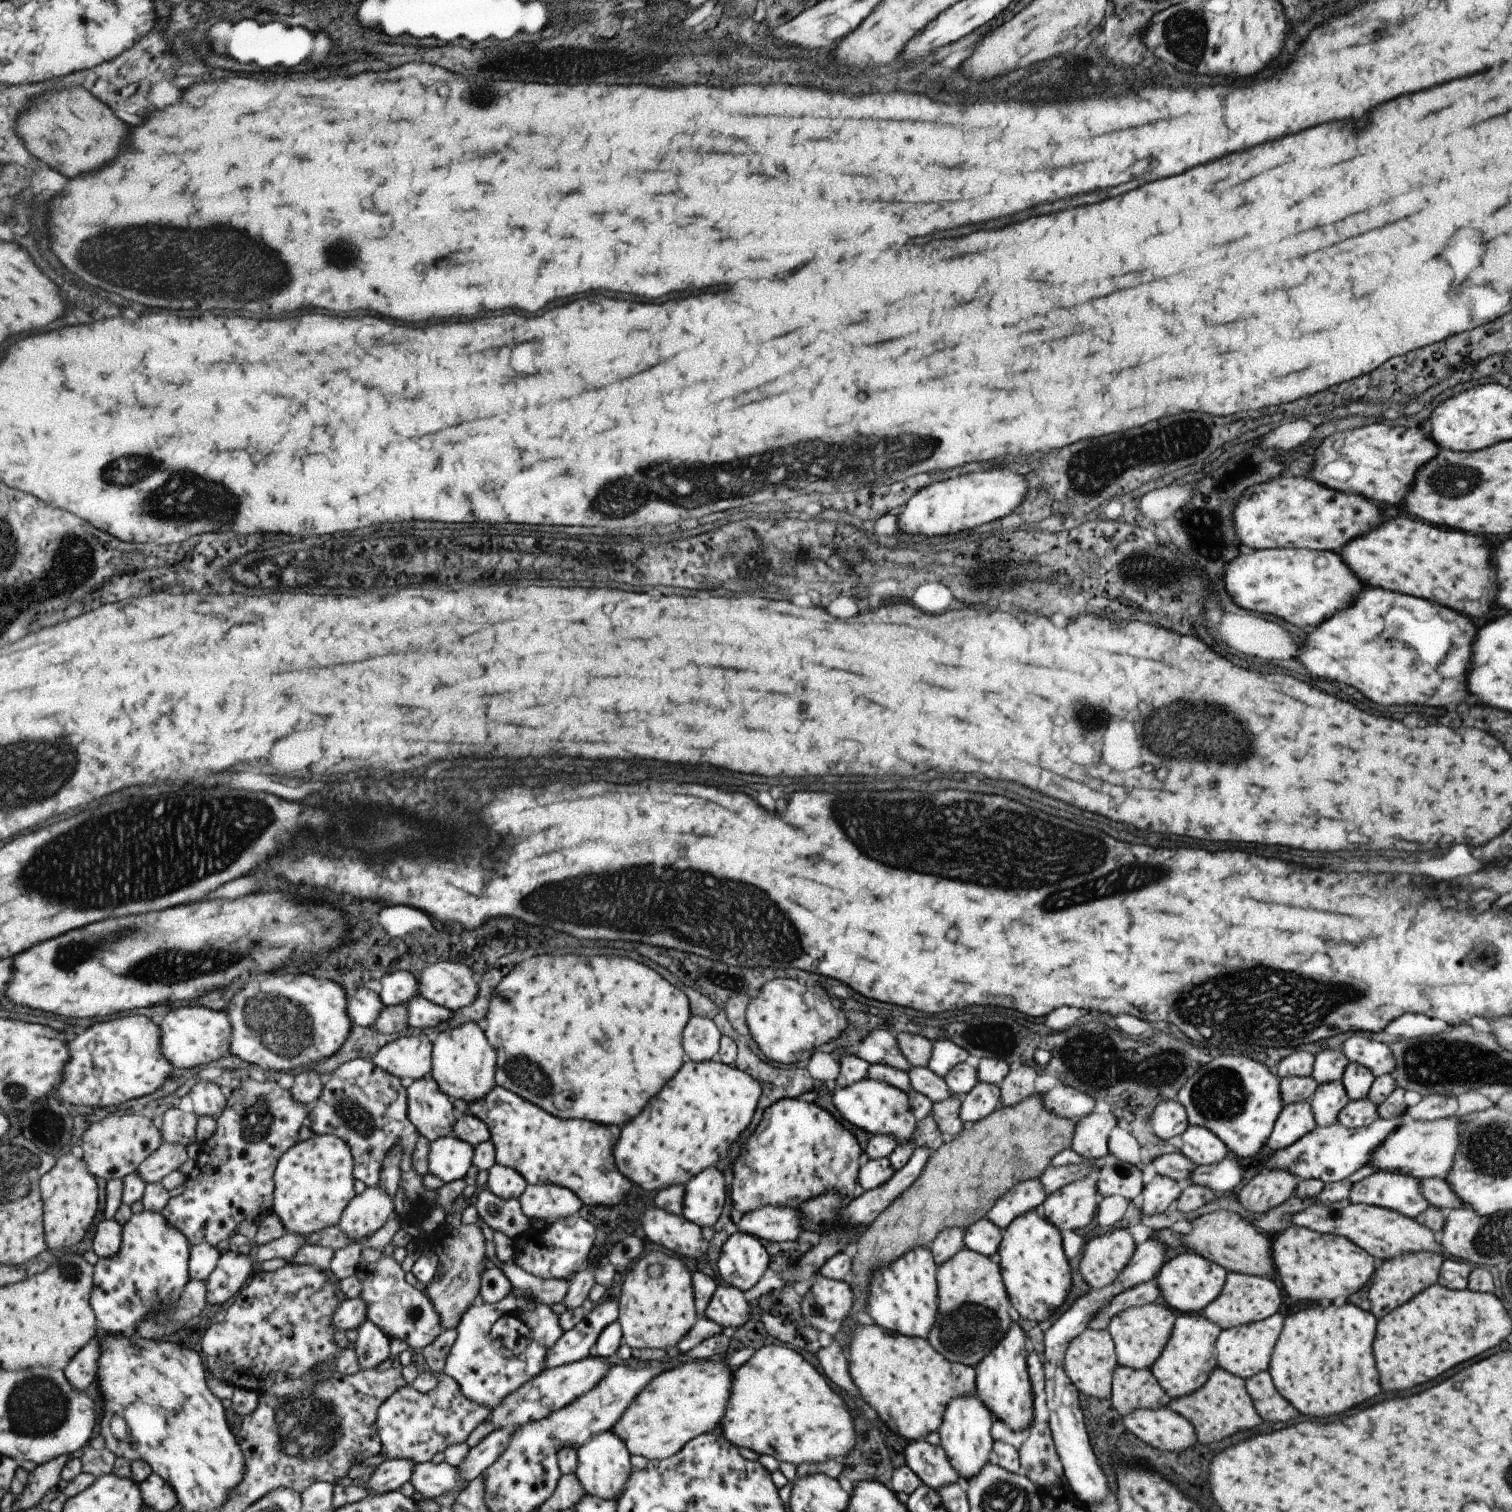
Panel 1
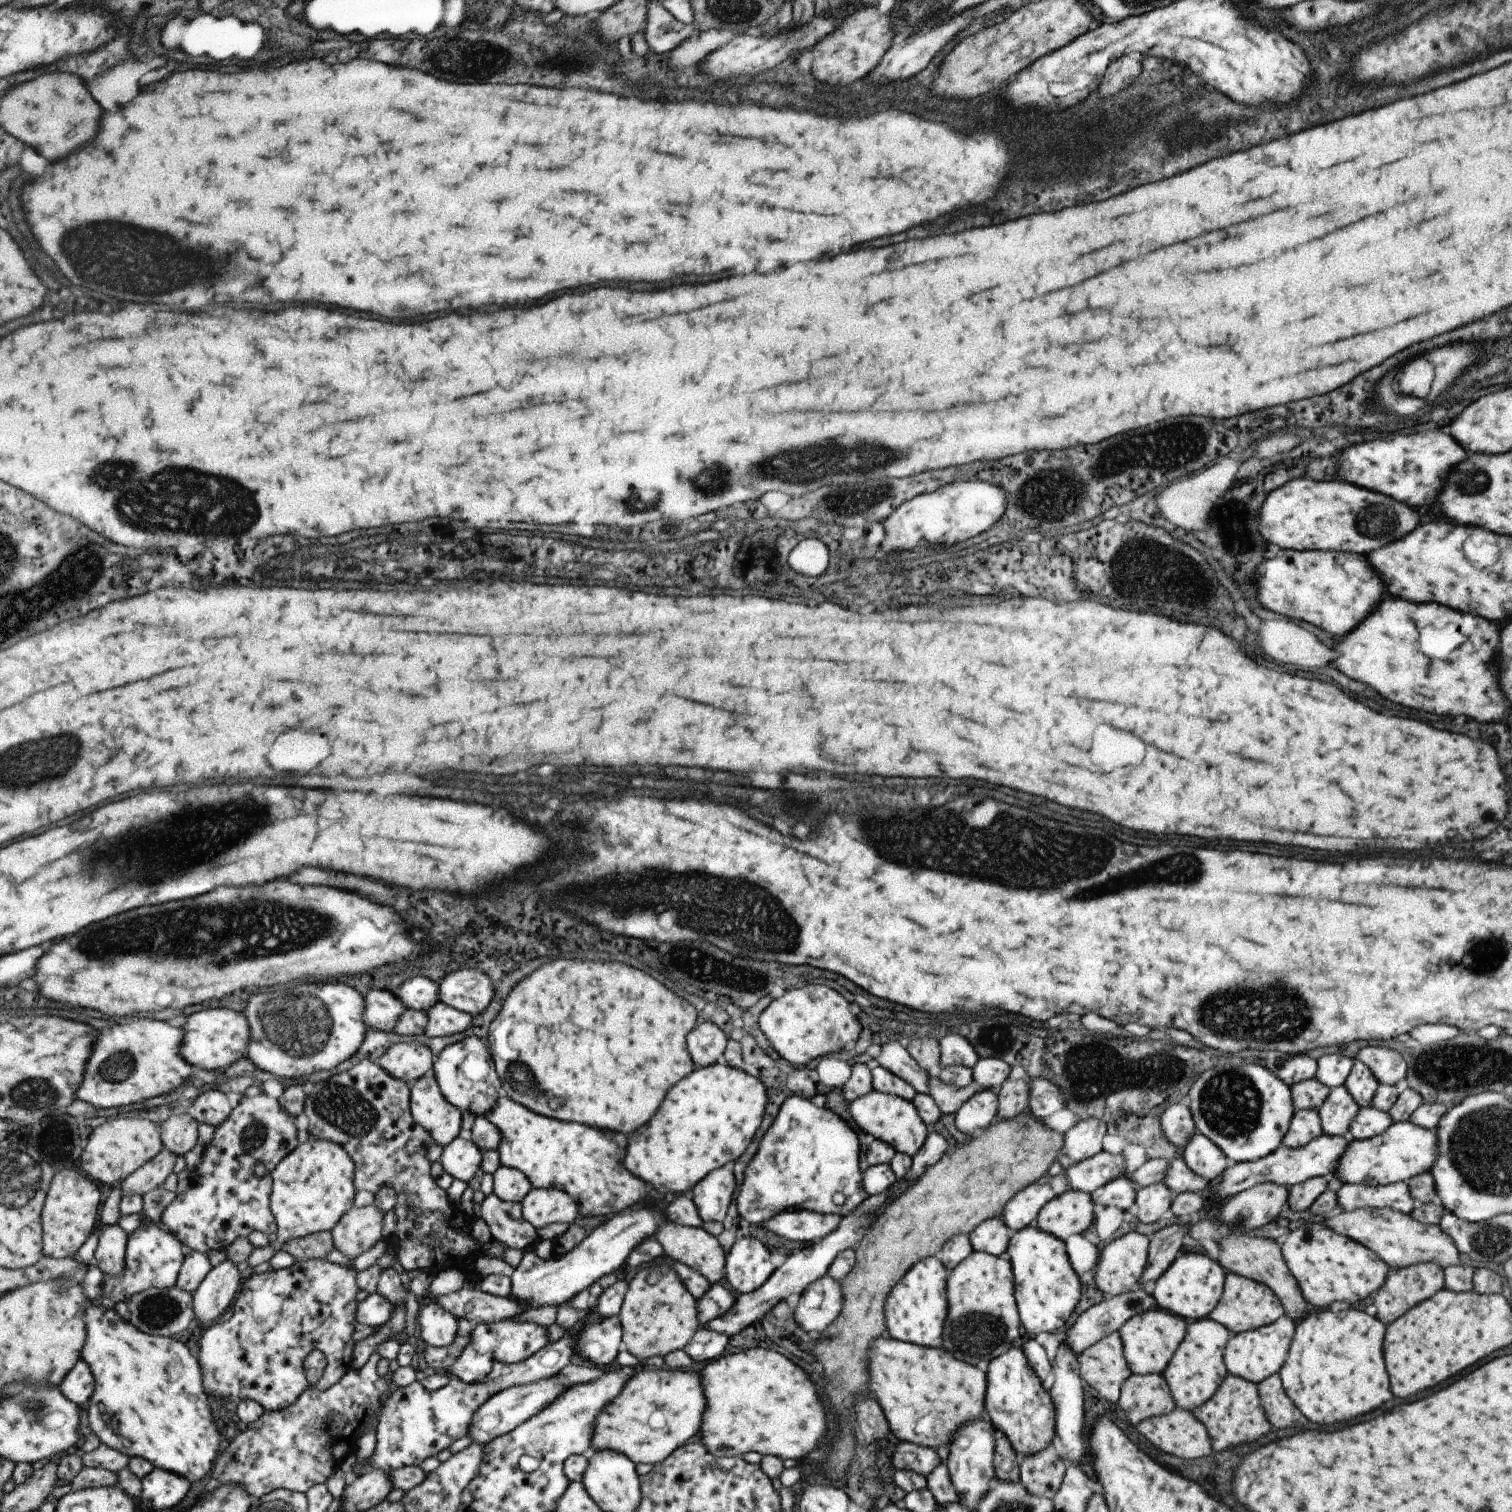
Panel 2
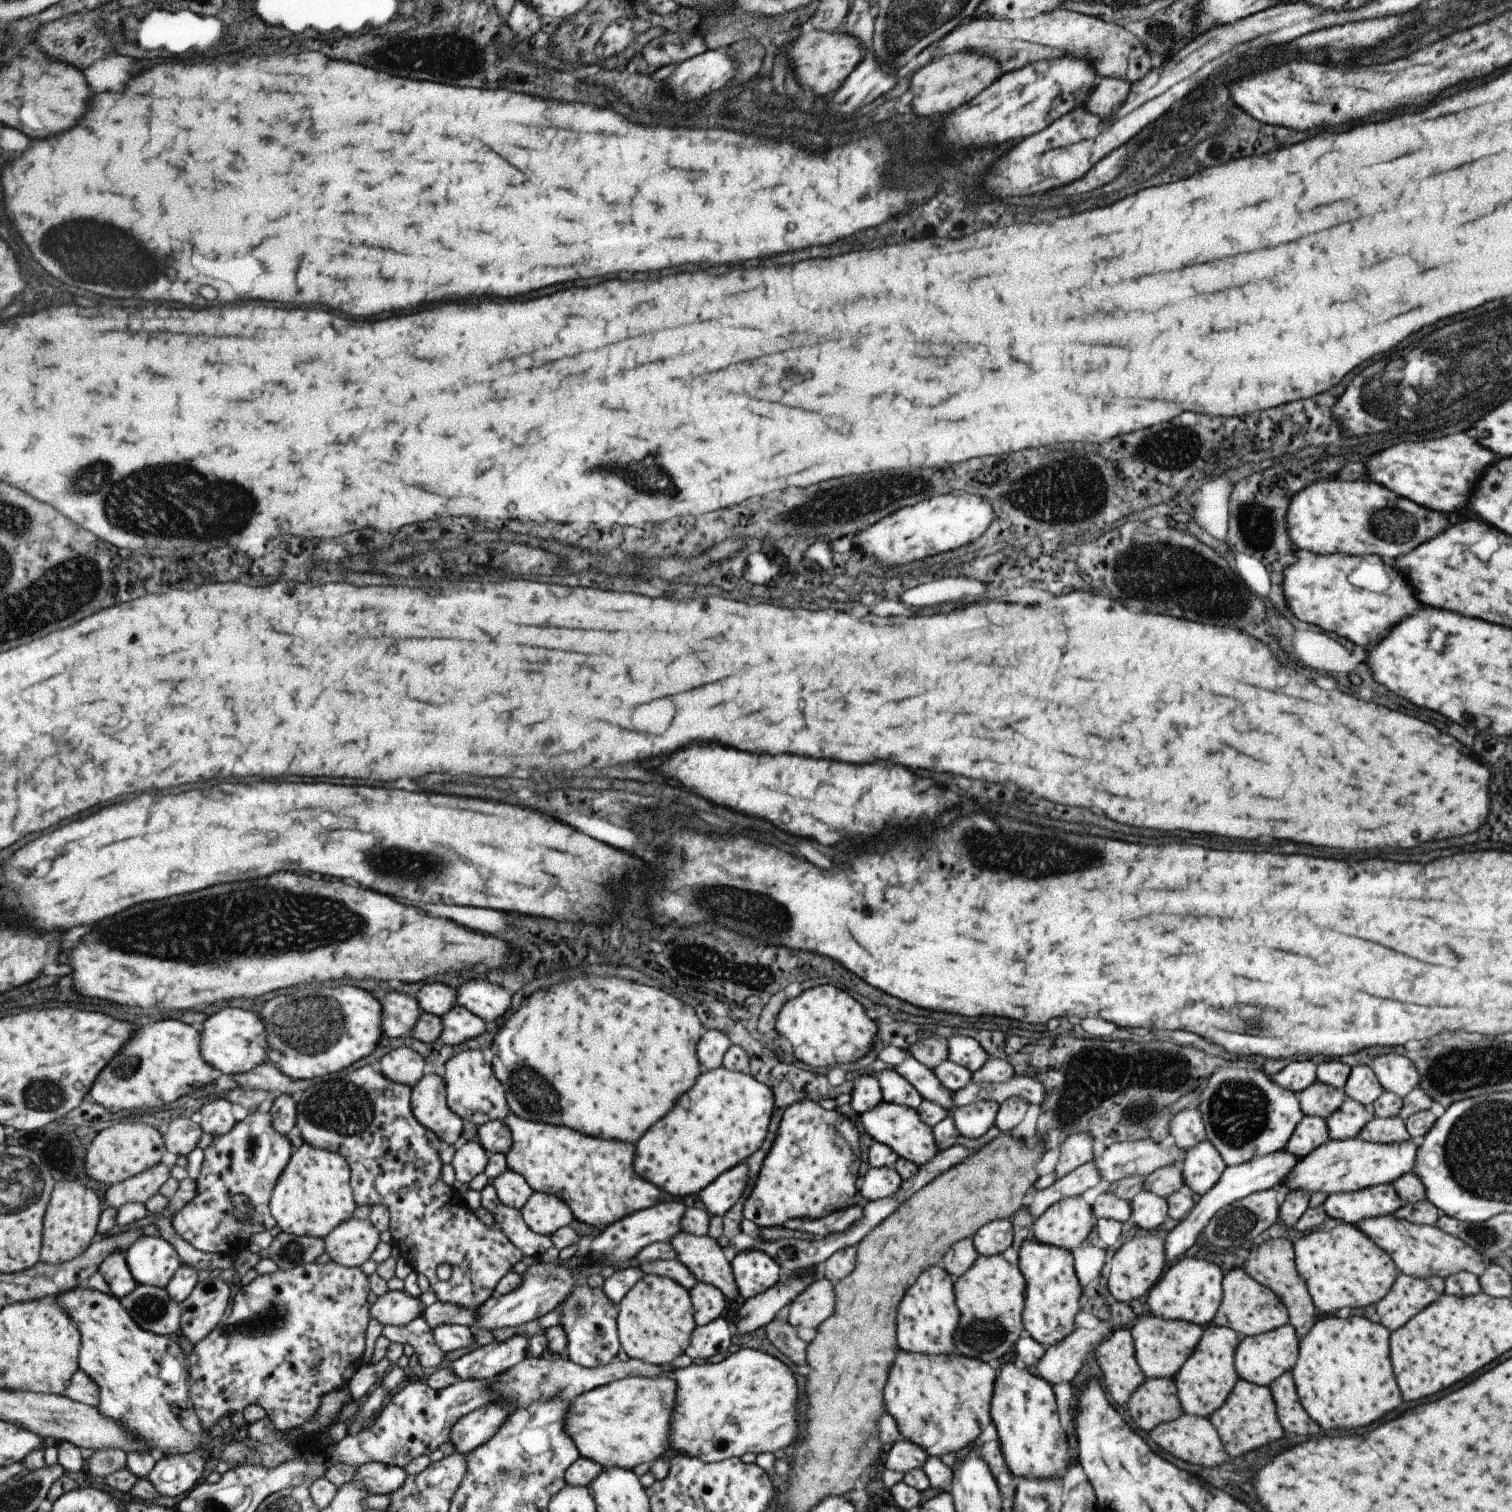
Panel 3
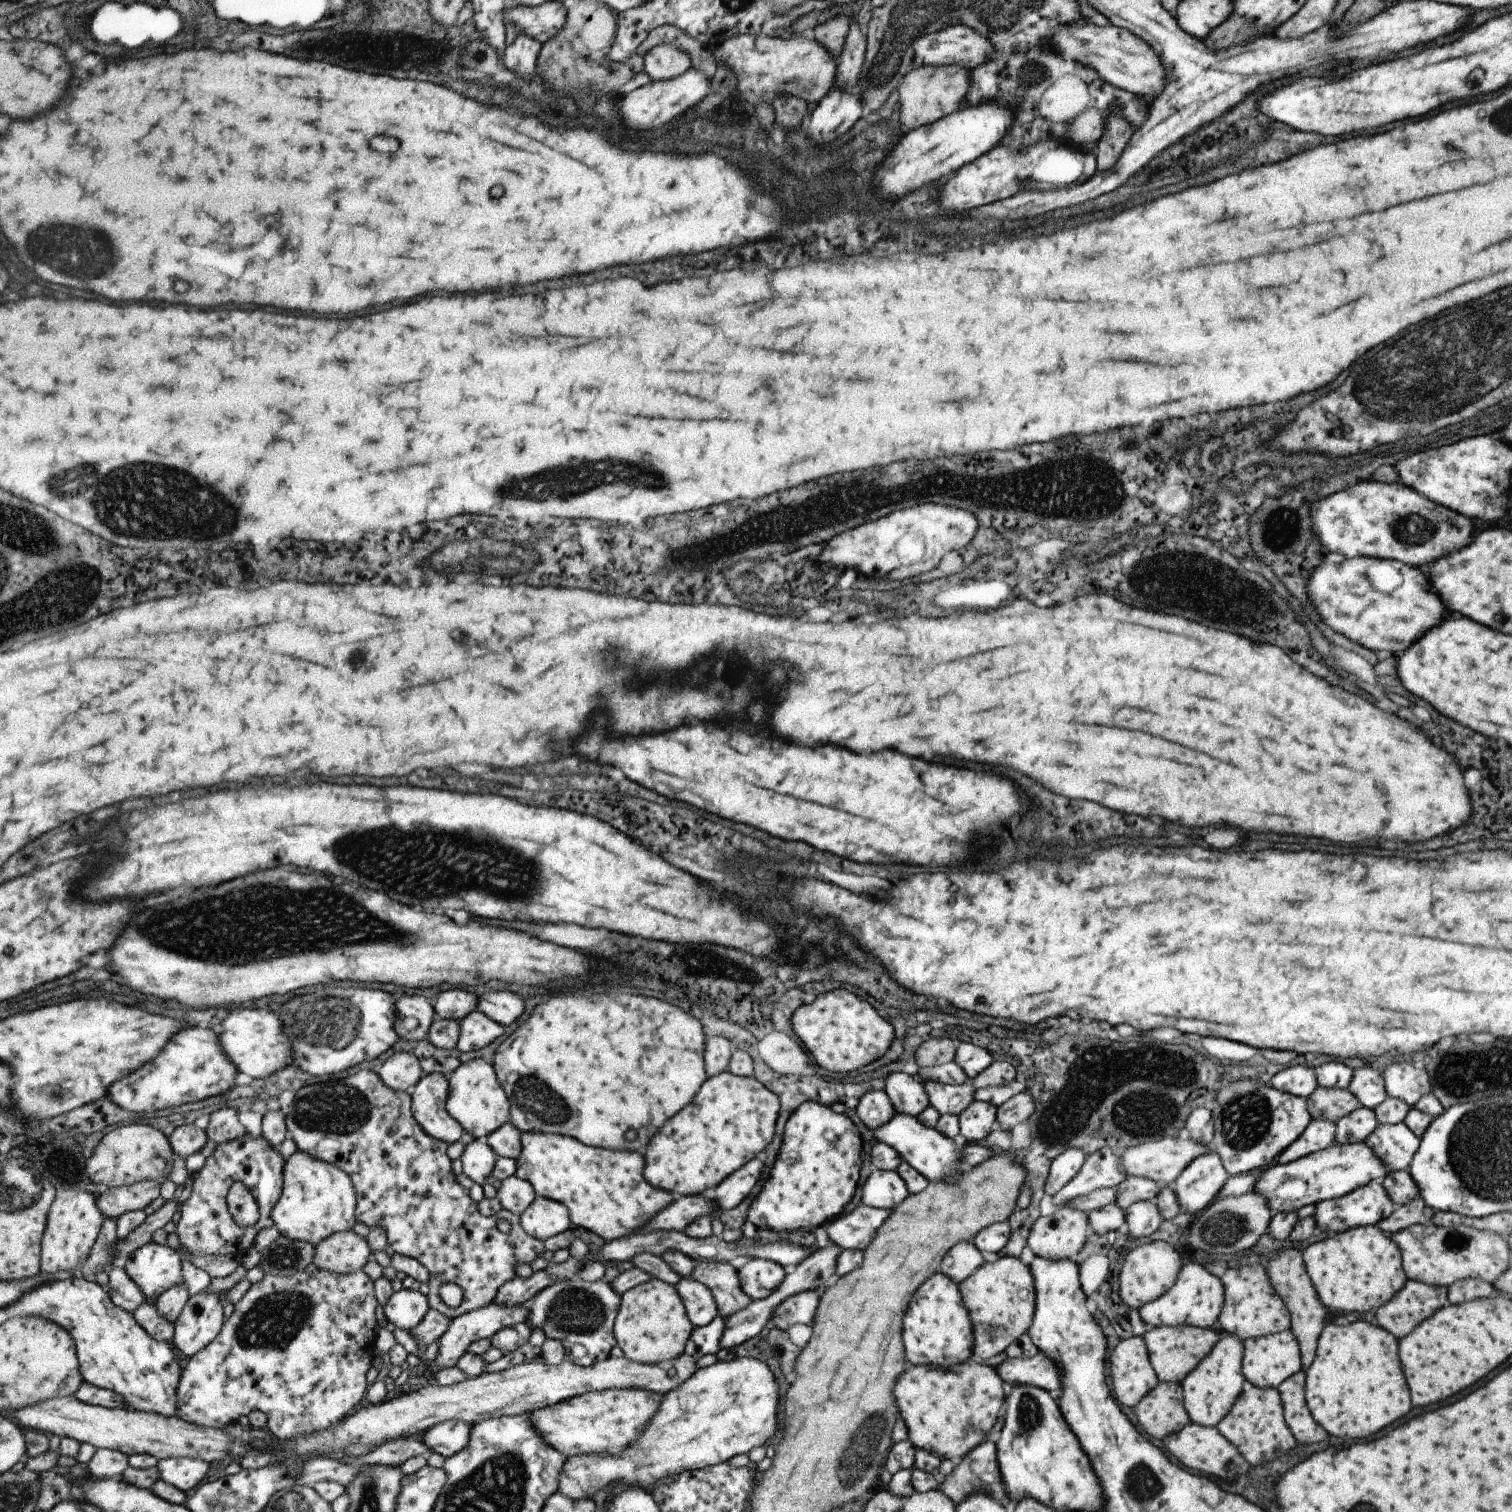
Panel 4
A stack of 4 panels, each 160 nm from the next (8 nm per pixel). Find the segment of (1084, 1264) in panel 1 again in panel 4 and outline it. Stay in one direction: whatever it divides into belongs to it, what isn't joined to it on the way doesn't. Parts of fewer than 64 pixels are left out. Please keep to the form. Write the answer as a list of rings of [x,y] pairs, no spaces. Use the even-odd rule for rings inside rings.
[[[1151,1241],[1139,1245],[1137,1248],[1133,1247],[1124,1255],[1122,1268],[1118,1272],[1121,1300],[1129,1308],[1137,1311],[1142,1304],[1154,1301],[1158,1296],[1167,1292],[1172,1284],[1175,1284],[1181,1267],[1179,1254],[1165,1241]]]

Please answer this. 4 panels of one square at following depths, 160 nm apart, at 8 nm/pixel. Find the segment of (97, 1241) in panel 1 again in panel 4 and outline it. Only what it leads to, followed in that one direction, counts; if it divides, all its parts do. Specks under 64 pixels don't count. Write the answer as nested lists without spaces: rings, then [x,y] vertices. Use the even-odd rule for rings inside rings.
[[[116,1264],[108,1271],[108,1283],[105,1289],[110,1293],[116,1305],[125,1311],[134,1313],[146,1301],[142,1288],[127,1274],[122,1264]]]

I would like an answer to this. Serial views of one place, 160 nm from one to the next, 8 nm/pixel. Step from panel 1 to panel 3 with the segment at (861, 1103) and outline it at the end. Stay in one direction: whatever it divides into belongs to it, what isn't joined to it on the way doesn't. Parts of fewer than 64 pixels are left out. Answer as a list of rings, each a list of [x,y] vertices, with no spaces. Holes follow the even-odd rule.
[[[881,1100],[877,1106],[859,1114],[859,1118],[863,1130],[869,1137],[880,1144],[889,1146],[897,1157],[903,1158],[917,1167],[925,1162],[930,1162],[937,1153],[937,1148],[933,1144],[932,1128],[919,1119],[913,1108]]]

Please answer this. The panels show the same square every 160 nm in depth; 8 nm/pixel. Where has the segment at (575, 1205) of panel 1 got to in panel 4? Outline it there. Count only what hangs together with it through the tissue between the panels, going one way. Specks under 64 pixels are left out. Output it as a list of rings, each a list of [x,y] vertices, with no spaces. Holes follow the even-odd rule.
[[[536,1196],[518,1215],[518,1221],[525,1234],[542,1241],[567,1229],[570,1217],[564,1204]]]

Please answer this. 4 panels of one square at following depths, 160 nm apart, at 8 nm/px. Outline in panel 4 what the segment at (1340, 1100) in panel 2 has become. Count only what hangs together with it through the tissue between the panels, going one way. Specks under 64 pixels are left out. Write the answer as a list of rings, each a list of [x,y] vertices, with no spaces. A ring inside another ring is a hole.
[[[1360,1106],[1334,1124],[1334,1140],[1341,1144],[1364,1142],[1377,1125],[1372,1109]]]

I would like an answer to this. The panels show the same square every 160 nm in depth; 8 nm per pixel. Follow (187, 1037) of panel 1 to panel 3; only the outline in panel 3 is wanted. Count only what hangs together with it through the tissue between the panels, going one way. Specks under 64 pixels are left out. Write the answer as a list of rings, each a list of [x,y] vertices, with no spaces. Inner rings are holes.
[[[224,1008],[203,1022],[201,1034],[201,1054],[214,1069],[223,1074],[241,1074],[249,1072],[267,1061],[269,1056],[268,1028],[260,1014],[241,1010],[241,1008]]]

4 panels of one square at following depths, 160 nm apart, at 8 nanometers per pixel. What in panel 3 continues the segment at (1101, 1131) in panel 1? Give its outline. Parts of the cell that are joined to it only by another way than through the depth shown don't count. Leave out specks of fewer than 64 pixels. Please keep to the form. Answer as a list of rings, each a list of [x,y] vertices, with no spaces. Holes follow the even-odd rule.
[[[1077,1132],[1067,1136],[1058,1147],[1057,1164],[1053,1174],[1055,1179],[1061,1178],[1082,1166],[1089,1163],[1094,1157],[1092,1156],[1093,1140],[1087,1132]]]

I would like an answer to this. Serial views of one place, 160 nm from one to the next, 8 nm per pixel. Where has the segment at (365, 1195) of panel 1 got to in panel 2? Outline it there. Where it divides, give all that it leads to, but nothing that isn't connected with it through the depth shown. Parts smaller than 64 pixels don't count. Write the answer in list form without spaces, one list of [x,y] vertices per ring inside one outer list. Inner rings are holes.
[[[373,1205],[361,1208],[354,1206],[343,1216],[341,1222],[332,1231],[334,1245],[356,1263],[358,1256],[362,1252],[369,1251],[378,1242],[379,1238],[381,1238],[381,1218],[383,1218],[381,1212]]]

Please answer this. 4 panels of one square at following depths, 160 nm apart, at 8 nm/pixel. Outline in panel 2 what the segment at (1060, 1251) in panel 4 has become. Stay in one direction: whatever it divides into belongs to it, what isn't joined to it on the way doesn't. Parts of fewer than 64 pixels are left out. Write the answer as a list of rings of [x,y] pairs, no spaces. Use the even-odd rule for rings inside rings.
[[[1069,1189],[1041,1207],[1036,1226],[1064,1242],[1089,1228],[1093,1217],[1094,1204],[1088,1193]]]

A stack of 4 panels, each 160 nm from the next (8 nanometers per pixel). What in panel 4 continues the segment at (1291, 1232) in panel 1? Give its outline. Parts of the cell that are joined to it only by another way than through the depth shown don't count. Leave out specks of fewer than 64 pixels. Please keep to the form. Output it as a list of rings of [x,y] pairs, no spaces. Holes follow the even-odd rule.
[[[1375,1225],[1319,1236],[1301,1248],[1302,1261],[1319,1302],[1331,1312],[1379,1308],[1403,1288],[1407,1278],[1398,1246]]]

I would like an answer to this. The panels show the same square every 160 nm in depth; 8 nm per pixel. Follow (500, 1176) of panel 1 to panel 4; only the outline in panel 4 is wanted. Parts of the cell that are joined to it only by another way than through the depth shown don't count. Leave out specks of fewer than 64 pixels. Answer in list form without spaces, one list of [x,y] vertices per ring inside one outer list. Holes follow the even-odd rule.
[[[514,1174],[501,1181],[496,1197],[500,1208],[520,1215],[525,1207],[536,1197],[533,1187],[524,1180],[517,1178]]]

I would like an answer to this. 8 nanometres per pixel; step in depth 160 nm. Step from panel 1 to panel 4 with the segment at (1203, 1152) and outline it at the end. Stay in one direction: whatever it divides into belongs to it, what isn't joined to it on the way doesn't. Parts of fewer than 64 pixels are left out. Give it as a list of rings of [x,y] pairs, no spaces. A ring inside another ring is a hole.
[[[1215,1152],[1194,1158],[1171,1185],[1180,1210],[1193,1217],[1218,1196],[1229,1175]]]

